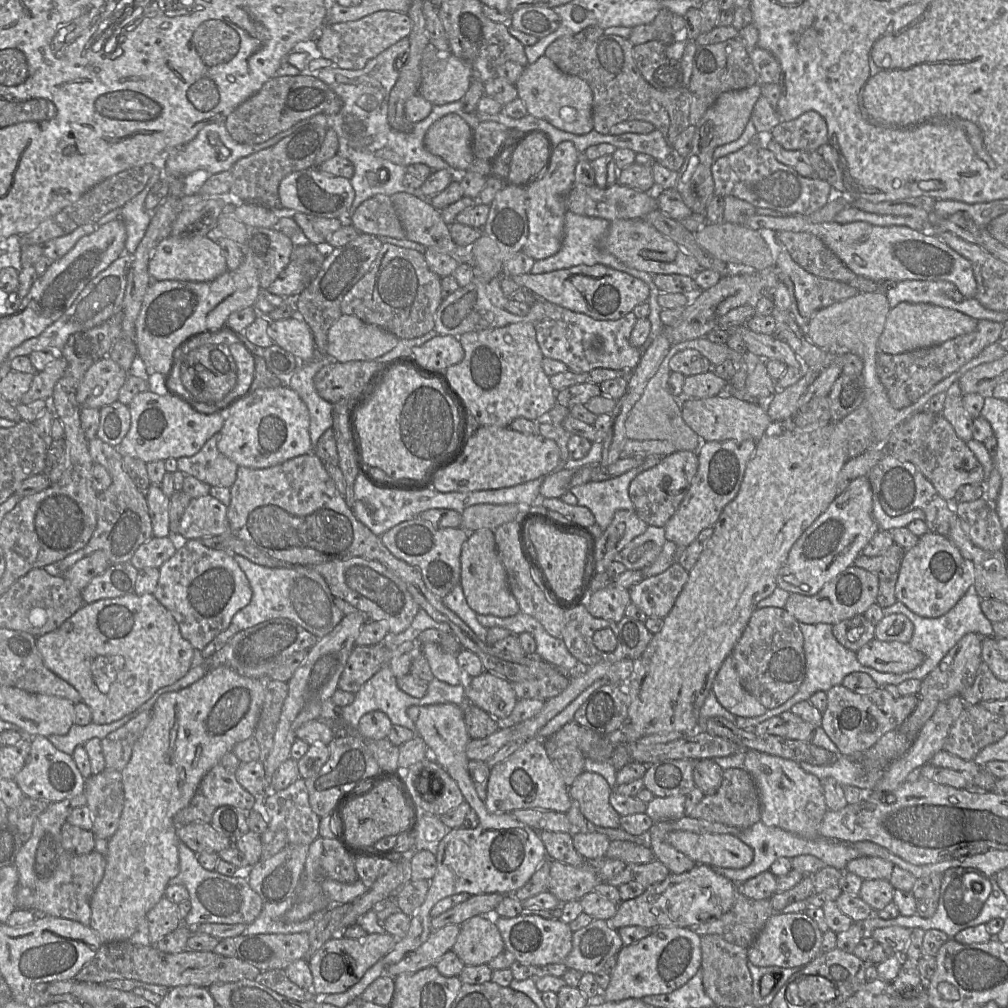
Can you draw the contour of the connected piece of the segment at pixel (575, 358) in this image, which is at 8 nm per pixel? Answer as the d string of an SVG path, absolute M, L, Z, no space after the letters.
M548 301L543 303L544 316L534 324L534 327L537 343L544 357L563 362L567 365L568 370L575 373L587 373L596 368L633 371L638 365L641 356L640 350L633 347L629 342L631 332L637 321L633 312L614 321L596 320L588 315L573 312Z

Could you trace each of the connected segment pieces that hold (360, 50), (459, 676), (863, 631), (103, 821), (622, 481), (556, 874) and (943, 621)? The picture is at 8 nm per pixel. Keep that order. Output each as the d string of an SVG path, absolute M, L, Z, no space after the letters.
M381 10L356 21L325 23L317 40L317 47L323 58L331 60L338 67L359 70L393 44L409 37L411 30L412 21L407 13Z
M435 643L422 644L422 653L434 678L450 685L459 685L464 681L464 673L457 663L457 654L448 653Z
M857 615L832 625L832 631L838 642L845 648L857 652L875 638L875 625Z
M104 769L96 775L91 775L85 781L84 794L87 807L91 812L92 832L98 839L108 840L116 832L123 809L124 791L121 772Z
M650 455L641 465L628 472L605 481L590 481L575 486L570 492L575 495L579 506L587 507L594 515L595 523L604 531L618 510L635 511L629 497L629 485L640 473L657 465L664 456Z
M551 860L548 892L553 894L560 904L580 901L586 894L594 891L600 883L598 863L586 862L581 866L571 866Z
M971 589L946 614L937 618L919 616L898 600L892 606L882 608L884 616L900 613L905 615L914 625L913 636L908 643L913 649L924 654L923 663L912 671L906 672L905 680L923 680L942 660L942 658L968 633L976 633L981 637L993 637L992 622L987 619L981 610L981 598Z

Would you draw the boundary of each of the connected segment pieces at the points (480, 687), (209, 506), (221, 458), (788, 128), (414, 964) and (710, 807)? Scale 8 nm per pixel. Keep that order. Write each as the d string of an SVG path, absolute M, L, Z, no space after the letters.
M488 671L465 679L465 695L469 703L503 723L506 723L518 701L512 684Z
M210 494L190 500L178 527L177 539L229 535L227 507Z
M220 432L214 434L195 455L177 459L178 470L211 487L230 488L236 480L238 465L219 452Z
M807 111L791 121L781 121L772 129L770 135L786 150L807 153L828 143L826 121L816 111Z
M450 924L433 930L428 939L401 961L387 967L386 973L393 978L402 973L417 972L435 965L448 951L452 950L460 932L460 925Z
M729 768L723 771L719 789L703 799L692 809L688 816L719 822L739 829L746 829L761 820L761 802L757 786L751 775L743 768Z

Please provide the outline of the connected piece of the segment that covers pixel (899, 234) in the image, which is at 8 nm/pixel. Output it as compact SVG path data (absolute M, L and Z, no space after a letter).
M754 214L745 223L753 230L764 232L768 236L781 231L808 232L817 236L839 259L857 276L863 276L878 282L900 282L903 280L943 280L953 283L964 298L974 298L977 283L971 263L944 243L931 230L914 230L907 226L875 226L864 221L840 224L835 221L812 223L807 216L787 215L768 216Z

